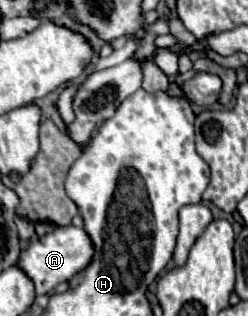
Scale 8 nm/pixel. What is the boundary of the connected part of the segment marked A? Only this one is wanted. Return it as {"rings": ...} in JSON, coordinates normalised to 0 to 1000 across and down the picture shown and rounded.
{"rings":[[[274,712],[274,718],[226,718],[185,750],[129,763],[121,782],[105,794],[89,794],[73,845],[89,858],[105,858],[105,870],[137,889],[145,934],[177,934],[177,927],[210,927],[234,896],[274,889],[306,864],[347,851],[371,826],[371,807],[379,807],[379,775],[371,775],[371,756],[355,750],[355,737],[331,718]]]}

